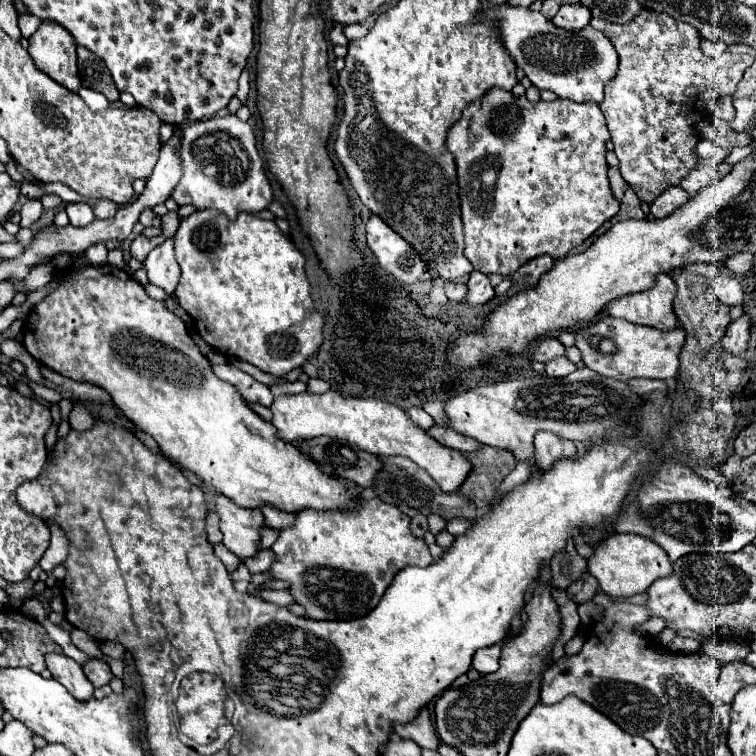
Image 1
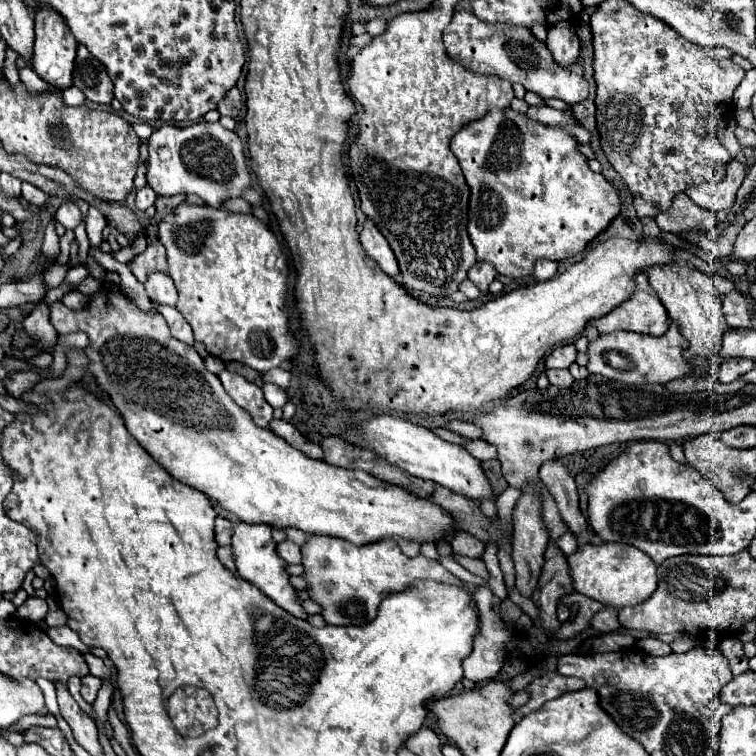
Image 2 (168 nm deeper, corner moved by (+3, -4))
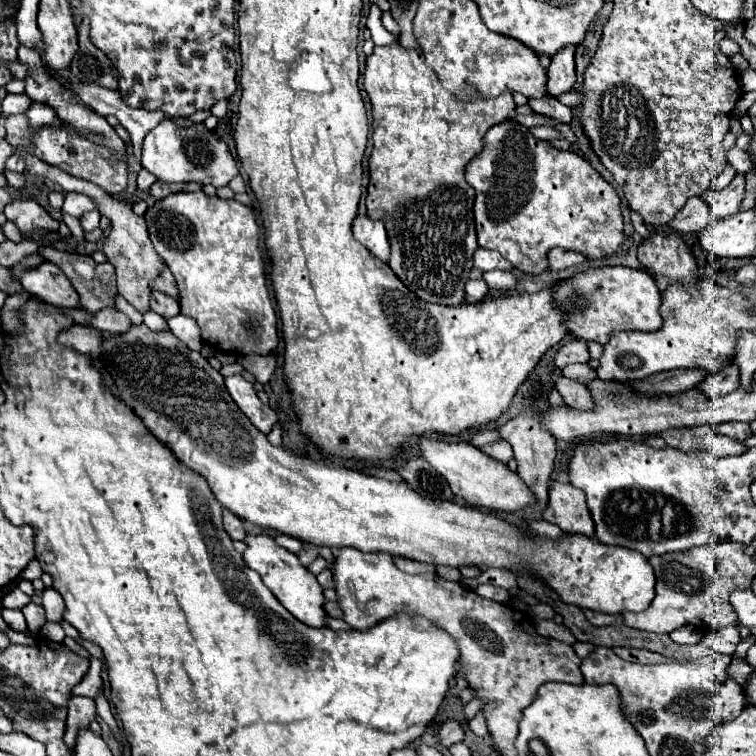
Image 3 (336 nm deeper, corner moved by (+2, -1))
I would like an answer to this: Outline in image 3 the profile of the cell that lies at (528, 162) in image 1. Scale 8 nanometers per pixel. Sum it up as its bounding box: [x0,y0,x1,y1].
[466,118,624,274]

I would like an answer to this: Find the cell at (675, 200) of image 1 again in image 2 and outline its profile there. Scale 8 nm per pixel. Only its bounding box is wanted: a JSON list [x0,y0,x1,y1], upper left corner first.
[657,193,717,235]

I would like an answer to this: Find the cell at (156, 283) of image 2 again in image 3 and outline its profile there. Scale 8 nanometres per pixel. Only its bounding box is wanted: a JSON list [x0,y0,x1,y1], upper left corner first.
[150,290,180,318]

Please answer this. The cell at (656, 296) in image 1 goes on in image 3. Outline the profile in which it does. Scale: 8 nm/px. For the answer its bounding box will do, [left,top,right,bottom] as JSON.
[556,266,662,342]

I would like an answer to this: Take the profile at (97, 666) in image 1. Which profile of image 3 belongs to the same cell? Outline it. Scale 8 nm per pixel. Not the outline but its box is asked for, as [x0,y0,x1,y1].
[64,696,96,748]

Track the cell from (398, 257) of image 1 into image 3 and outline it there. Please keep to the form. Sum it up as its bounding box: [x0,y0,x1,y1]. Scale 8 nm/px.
[352,216,390,262]

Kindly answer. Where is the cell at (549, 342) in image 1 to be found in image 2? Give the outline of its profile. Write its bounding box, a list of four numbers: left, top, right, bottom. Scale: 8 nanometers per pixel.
[545,343,577,369]

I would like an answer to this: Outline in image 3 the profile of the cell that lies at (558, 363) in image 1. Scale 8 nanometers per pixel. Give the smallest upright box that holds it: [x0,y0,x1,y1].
[554,376,590,410]

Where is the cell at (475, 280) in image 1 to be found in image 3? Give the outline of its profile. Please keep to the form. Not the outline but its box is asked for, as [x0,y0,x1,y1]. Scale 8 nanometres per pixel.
[474,248,514,272]

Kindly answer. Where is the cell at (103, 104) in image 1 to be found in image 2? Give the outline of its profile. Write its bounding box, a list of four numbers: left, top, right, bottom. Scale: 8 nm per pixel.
[61,87,85,107]

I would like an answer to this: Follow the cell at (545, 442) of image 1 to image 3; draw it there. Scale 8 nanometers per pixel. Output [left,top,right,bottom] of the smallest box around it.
[542,480,594,534]

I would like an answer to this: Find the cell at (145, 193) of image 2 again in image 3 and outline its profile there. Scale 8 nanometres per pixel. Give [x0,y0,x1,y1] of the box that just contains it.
[138,168,156,194]

